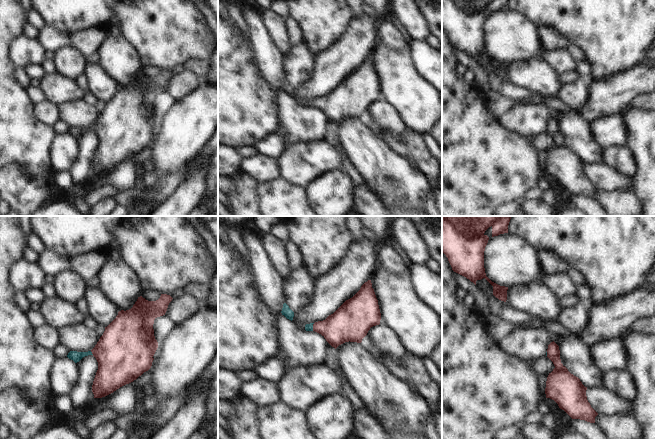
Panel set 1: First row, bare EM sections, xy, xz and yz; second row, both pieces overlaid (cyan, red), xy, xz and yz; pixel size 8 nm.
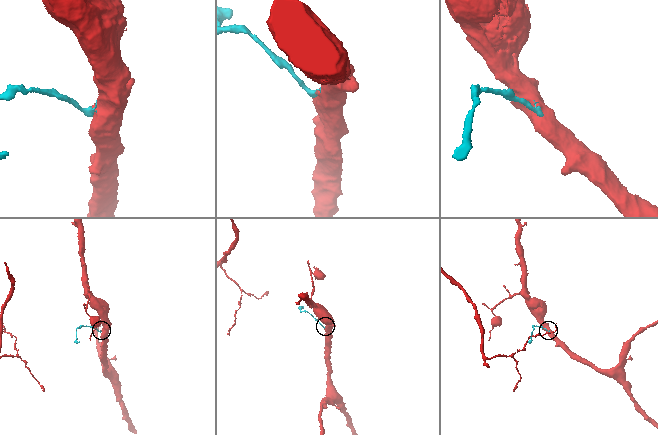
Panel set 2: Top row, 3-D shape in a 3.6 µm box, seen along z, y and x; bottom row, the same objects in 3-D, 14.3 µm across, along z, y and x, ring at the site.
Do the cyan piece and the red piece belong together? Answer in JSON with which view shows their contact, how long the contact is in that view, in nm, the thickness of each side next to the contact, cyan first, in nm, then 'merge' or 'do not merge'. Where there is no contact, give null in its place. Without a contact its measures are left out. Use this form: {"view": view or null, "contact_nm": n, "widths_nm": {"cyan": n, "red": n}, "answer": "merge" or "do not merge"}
{"view": "xy", "contact_nm": 40, "widths_nm": {"cyan": 80, "red": 420}, "answer": "merge"}

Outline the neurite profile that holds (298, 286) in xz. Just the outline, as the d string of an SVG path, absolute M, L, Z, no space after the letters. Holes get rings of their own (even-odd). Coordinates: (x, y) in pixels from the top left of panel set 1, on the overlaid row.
M304 266L294 269L284 278L283 292L285 303L294 312L300 312L311 300L314 279Z

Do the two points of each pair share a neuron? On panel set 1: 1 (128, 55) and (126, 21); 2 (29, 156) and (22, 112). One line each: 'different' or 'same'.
1: different
2: same

